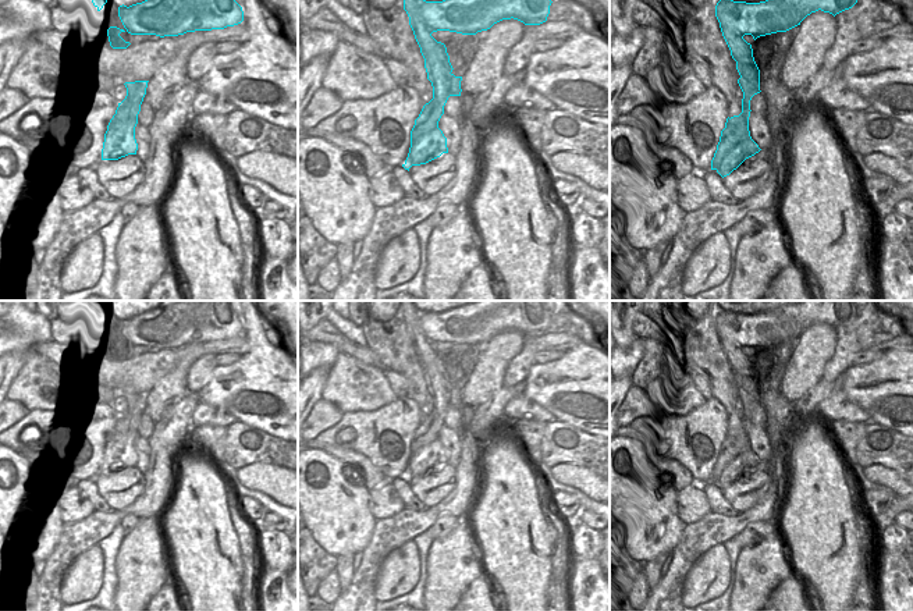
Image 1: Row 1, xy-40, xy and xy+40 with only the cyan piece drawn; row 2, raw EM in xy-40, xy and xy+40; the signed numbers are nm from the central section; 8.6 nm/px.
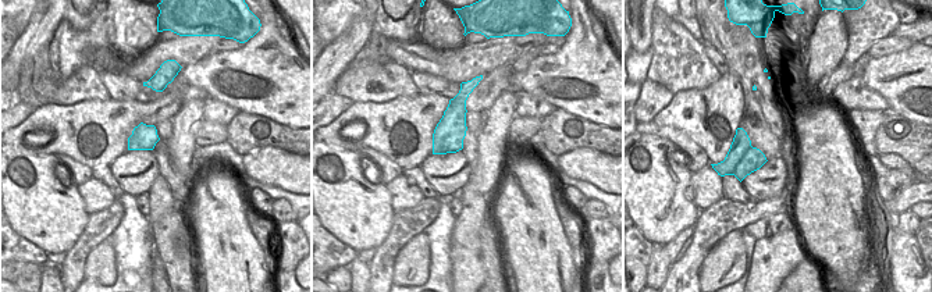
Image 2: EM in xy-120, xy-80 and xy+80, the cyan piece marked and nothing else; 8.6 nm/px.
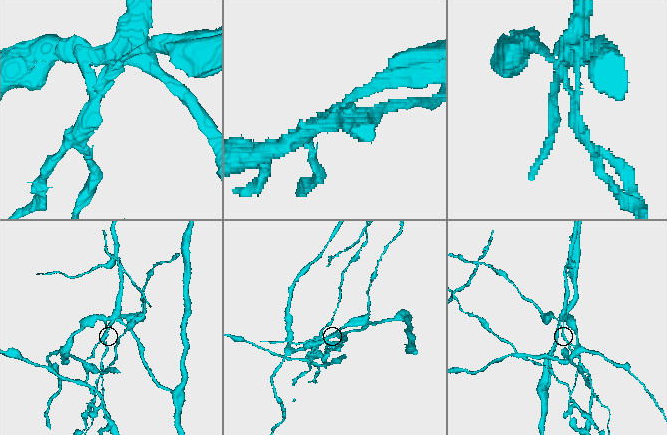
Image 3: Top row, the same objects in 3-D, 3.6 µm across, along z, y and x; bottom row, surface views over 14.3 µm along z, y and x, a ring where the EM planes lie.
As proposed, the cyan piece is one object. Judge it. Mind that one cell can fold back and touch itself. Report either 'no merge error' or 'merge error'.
merge error

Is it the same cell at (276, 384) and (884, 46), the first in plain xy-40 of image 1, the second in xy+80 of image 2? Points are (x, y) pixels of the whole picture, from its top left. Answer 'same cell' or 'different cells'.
different cells

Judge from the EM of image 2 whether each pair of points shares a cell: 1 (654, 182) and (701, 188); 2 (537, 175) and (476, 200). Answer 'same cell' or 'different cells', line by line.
1: different cells
2: different cells

